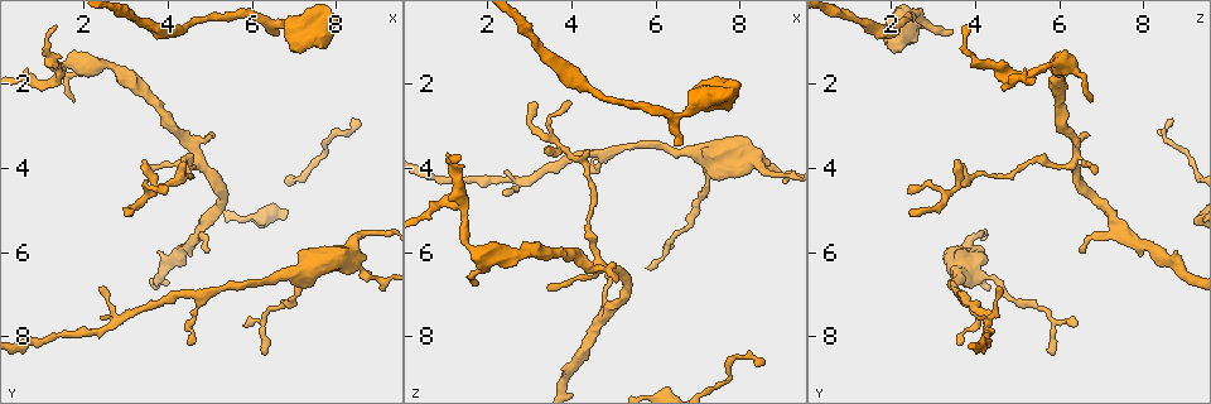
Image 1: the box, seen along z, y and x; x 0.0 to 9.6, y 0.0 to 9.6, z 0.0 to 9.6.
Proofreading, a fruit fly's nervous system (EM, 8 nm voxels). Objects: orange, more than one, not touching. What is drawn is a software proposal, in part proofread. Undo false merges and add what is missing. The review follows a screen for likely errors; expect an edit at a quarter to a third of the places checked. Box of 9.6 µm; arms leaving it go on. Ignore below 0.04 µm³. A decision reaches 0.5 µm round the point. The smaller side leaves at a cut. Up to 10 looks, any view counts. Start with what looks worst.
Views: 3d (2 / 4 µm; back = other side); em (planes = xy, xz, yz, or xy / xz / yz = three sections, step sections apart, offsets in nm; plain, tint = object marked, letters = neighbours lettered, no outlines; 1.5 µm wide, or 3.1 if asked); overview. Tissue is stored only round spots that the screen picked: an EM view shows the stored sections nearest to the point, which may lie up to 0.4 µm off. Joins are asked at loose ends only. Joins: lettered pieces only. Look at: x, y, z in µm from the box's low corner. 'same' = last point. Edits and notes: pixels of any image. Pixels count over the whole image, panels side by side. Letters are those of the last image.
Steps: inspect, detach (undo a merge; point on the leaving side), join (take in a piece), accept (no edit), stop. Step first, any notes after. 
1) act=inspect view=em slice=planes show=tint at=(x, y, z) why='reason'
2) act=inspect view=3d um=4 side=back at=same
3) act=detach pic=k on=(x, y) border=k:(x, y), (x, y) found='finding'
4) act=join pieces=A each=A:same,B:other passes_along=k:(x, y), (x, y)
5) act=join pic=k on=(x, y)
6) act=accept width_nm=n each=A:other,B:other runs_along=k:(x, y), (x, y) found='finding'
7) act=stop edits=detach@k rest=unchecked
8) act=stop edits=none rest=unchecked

act=inspect view=3d um=2 at=(6.45, 0.80, 3.45)

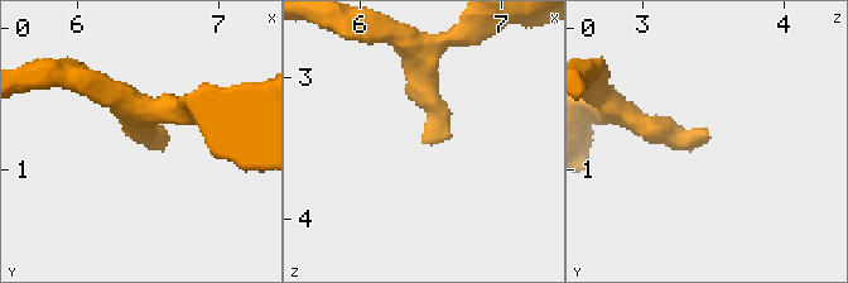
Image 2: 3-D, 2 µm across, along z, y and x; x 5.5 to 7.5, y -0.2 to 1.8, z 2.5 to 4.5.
act=inspect view=em slice=planes show=letters at=(6.50, 0.78, 3.48) why='shape alone is not enough'

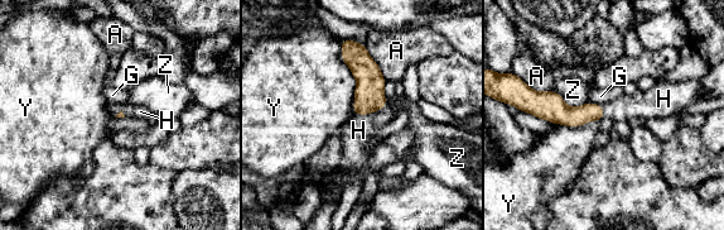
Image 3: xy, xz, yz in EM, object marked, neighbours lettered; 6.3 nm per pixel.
act=join pieces=H longest_contact=Y:480nm each=A:other,G:other,H:same,Y:other,Z:other passes_along=3:(370, 97), (370, 111), (358, 130) found='it goes on there'

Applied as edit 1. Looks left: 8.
act=inspect view=em slice=planes show=tint at=(4.45, 8.15, 3.60) why='thin end'

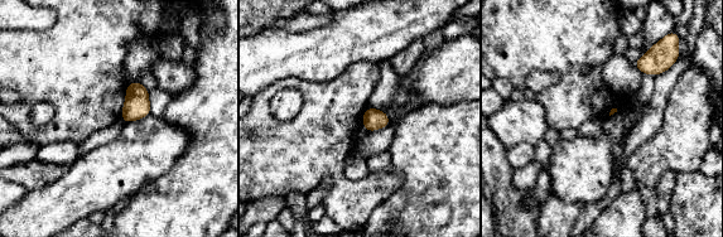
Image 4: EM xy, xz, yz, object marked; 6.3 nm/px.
act=inspect view=em slice=planes show=letters at=same why='see the neighbours'

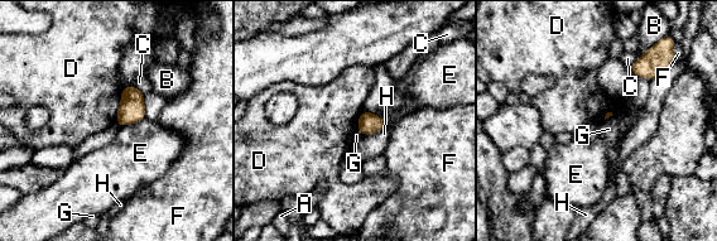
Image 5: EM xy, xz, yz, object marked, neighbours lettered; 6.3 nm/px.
act=accept each=A:other,B:other,C:other,D:other,E:other,F:other,G:other,H:other border=5:(124, 87), (115, 121) found='none of them fits'

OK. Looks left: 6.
act=inspect view=3d um=4 at=(1.60, 1.55, 5.85) why='calibre changes'

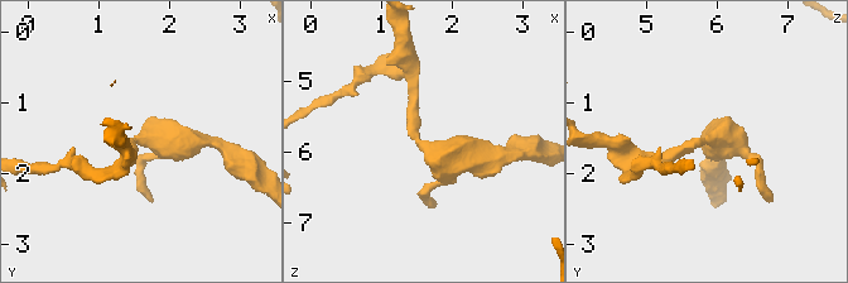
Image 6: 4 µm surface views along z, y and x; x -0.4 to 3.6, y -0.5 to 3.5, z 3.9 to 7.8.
act=inspect view=em slice=planes show=tint at=(1.55, 1.55, 5.90) why='now the EM'

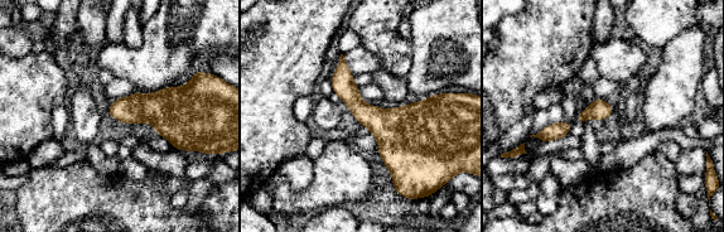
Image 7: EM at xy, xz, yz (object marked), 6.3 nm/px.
act=inspect view=em slice=planes show=letters at=same why='see the neighbours'

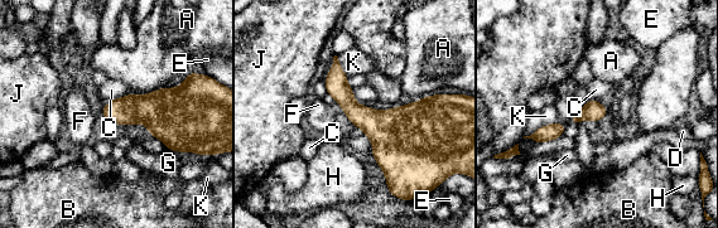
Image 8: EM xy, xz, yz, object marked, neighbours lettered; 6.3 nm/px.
act=accept each=A:other,B:other,C:other,D:other,E:other,F:other,G:other,H:other,J:other,K:other border=8:(130, 92), (109, 101) found='continuous, no second cell'

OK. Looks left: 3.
act=inspect view=3d um=4 at=(2.35, 6.80, 4.65)

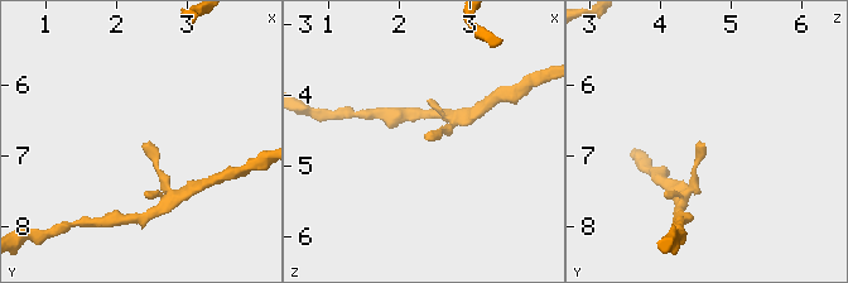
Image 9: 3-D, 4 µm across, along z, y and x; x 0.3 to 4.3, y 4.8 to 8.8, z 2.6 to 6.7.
act=inspect view=em slice=xz step=4 show=letters at=(2.35, 6.80, 4.65)

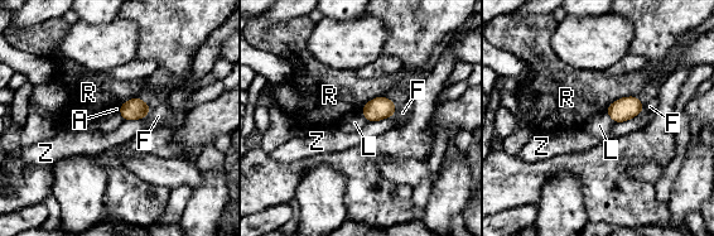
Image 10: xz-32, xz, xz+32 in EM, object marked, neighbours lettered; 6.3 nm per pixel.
act=accept each=A:other,F:other,L:other,R:other,Z:other border=10:(361, 110), (368, 121) found='no lettered piece goes on from it'

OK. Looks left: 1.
act=stop edits=join@3 rest=unchecked

